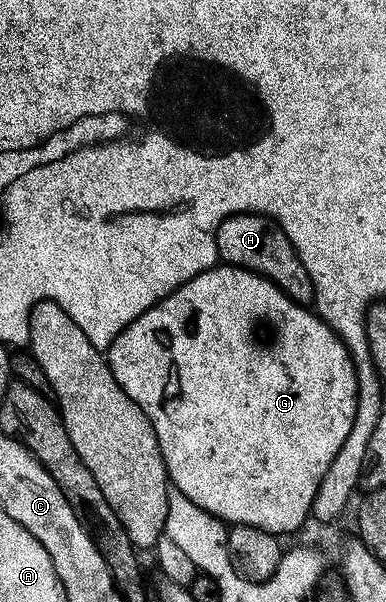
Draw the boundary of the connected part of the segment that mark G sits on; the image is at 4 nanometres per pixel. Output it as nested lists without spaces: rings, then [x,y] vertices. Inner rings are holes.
[[[218,263],[212,269],[195,275],[169,293],[162,301],[152,305],[146,313],[139,315],[110,343],[107,360],[115,383],[123,387],[125,394],[147,415],[155,435],[159,439],[161,454],[165,460],[165,470],[169,473],[172,488],[183,491],[191,503],[203,507],[211,515],[230,526],[250,525],[274,535],[296,534],[301,524],[313,513],[313,500],[323,483],[323,475],[331,467],[343,439],[351,435],[357,410],[357,369],[353,366],[353,356],[335,335],[327,322],[322,321],[312,308],[298,305],[273,281],[243,269],[240,265]]]

